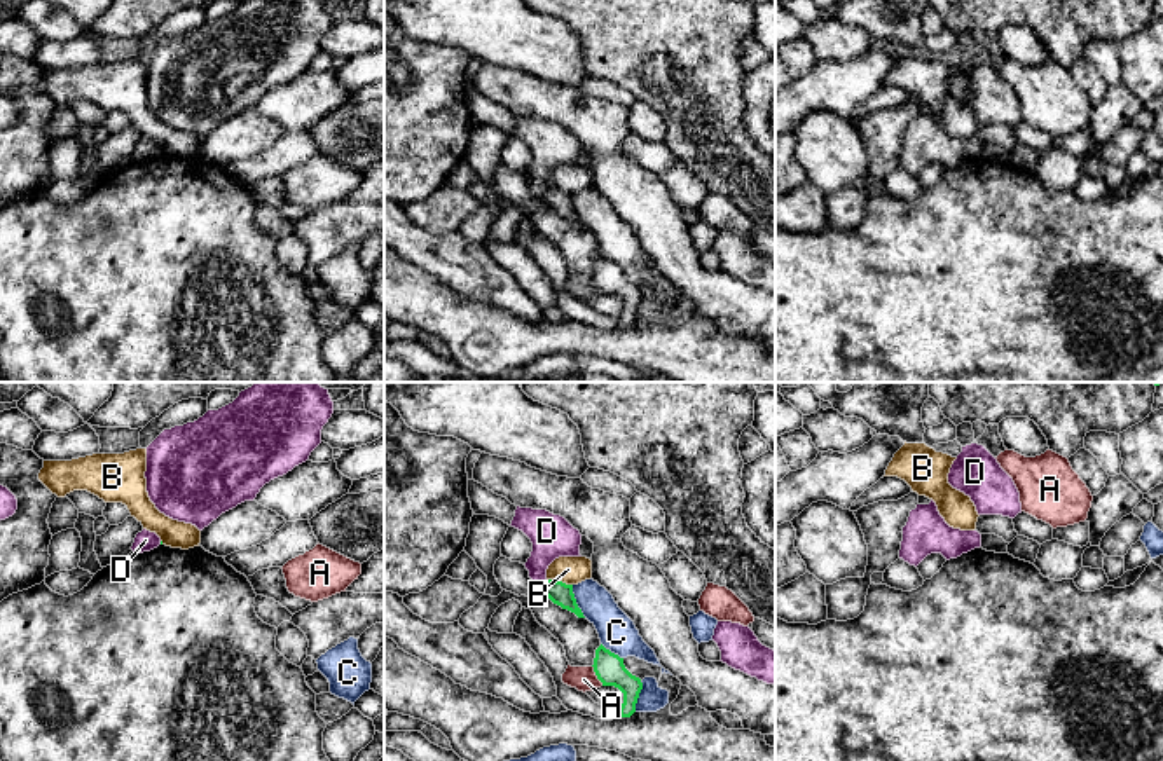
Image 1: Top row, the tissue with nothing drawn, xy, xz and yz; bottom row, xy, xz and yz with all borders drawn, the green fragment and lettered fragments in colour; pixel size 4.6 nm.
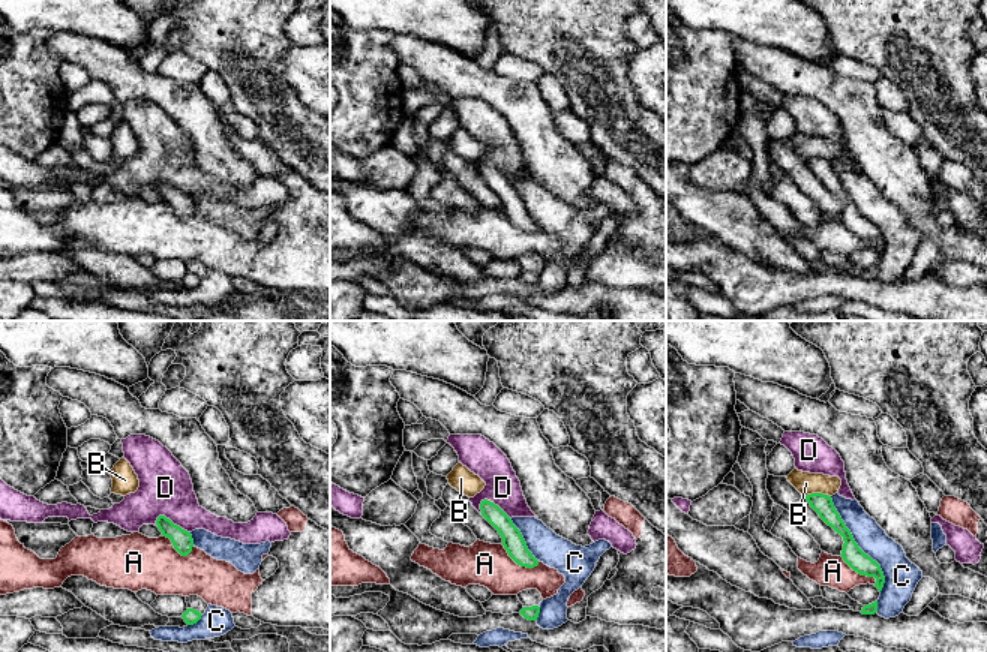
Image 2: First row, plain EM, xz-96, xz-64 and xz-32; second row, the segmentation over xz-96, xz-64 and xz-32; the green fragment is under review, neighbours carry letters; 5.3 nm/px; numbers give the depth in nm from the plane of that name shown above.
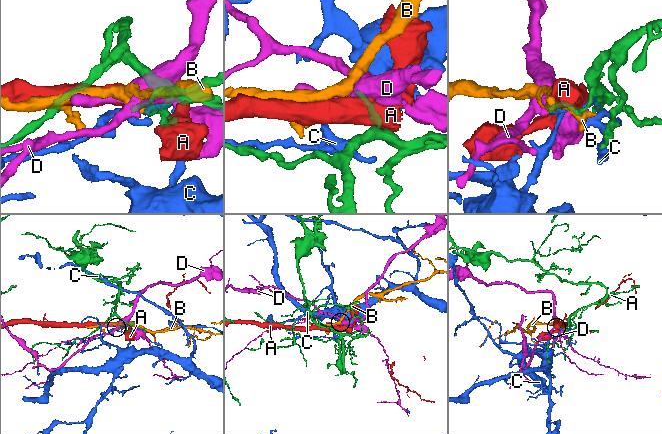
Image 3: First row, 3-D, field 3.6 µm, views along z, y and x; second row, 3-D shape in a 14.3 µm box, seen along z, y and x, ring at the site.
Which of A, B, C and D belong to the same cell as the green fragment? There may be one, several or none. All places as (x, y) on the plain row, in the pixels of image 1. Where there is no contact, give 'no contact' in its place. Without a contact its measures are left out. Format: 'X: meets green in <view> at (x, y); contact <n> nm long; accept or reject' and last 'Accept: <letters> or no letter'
A: meets green in xz at (598, 285); contact 110 nm long; reject
B: meets green in xz at (559, 191); contact 120 nm long; reject
C: meets green in xz at (575, 210); contact 170 nm long; reject
D: meets green in xz at (543, 192); contact 50 nm long; reject
Accept: no letter

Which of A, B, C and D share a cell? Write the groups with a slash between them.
A / B / C / D

